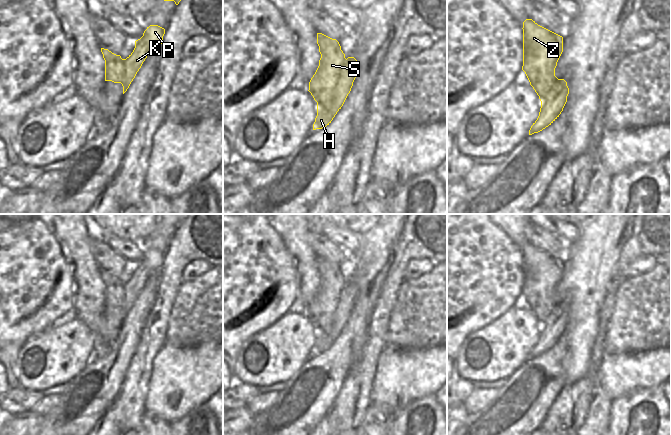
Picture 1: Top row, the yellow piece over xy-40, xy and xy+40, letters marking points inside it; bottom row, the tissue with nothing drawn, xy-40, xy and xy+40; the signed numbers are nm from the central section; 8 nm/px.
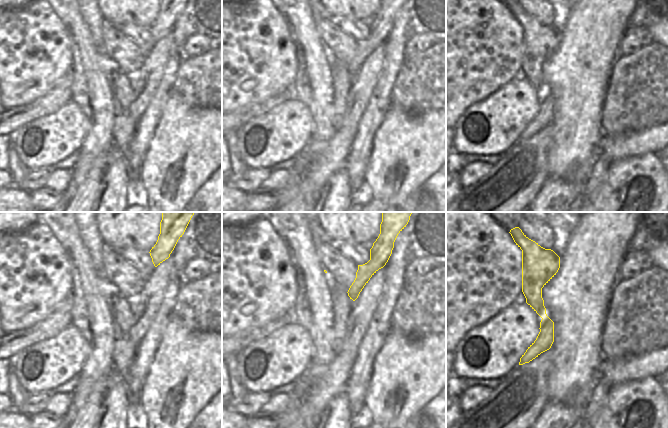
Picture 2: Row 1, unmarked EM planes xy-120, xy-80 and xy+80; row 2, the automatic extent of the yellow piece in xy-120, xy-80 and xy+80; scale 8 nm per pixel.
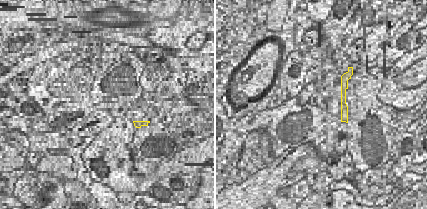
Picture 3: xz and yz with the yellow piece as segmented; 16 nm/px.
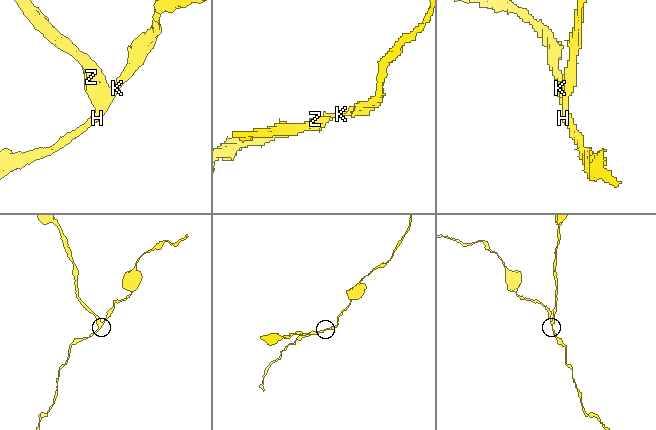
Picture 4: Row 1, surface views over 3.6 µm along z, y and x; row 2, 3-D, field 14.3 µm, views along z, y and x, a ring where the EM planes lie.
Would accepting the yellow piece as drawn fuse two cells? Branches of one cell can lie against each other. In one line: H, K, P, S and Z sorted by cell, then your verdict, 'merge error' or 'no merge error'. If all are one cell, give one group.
H K P / S Z; merge error

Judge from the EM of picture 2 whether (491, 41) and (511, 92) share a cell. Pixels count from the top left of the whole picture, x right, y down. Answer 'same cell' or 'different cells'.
different cells

